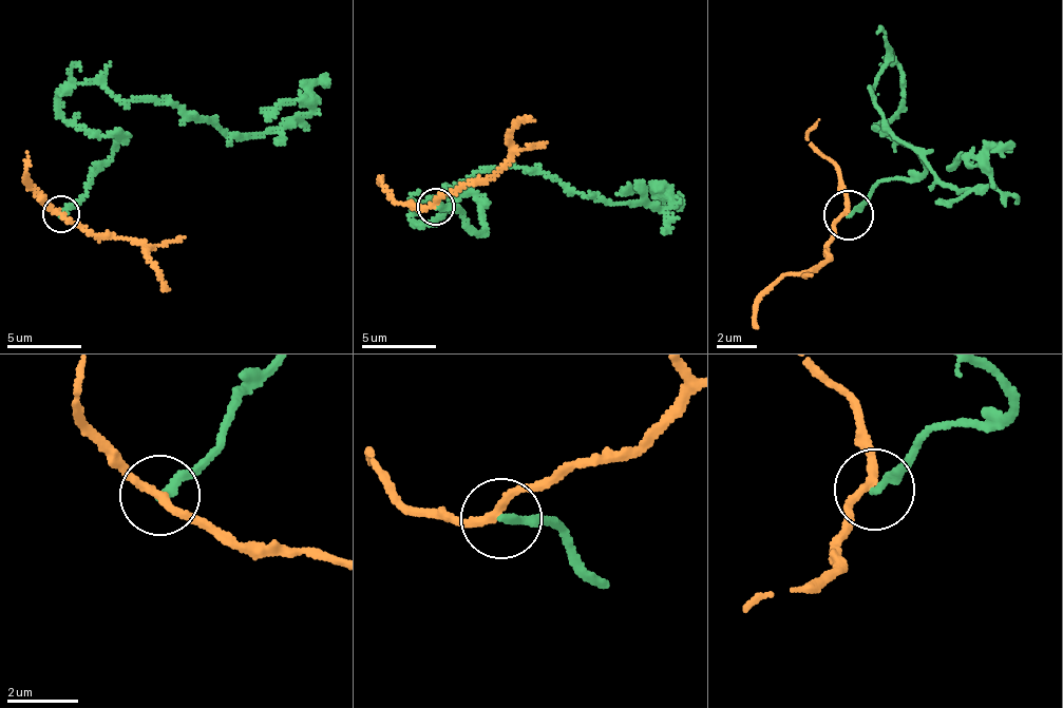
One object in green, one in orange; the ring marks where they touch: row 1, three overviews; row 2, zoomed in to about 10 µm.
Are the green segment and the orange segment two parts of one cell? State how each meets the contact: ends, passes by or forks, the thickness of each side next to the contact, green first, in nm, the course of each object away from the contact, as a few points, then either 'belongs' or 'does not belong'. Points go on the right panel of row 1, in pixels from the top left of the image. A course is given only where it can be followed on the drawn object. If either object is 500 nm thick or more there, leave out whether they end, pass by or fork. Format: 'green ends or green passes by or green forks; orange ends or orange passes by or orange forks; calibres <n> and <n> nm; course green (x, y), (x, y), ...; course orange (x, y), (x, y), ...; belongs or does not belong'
green ends; orange passes by; calibres 200 and 200 nm; course green (849, 213), (922, 166), (880, 128), (887, 54), (869, 91), (884, 125), (946, 184), (989, 186), (954, 160); course orange (849, 213), (827, 248), (832, 252), (813, 265), (785, 273), (752, 327); does not belong

